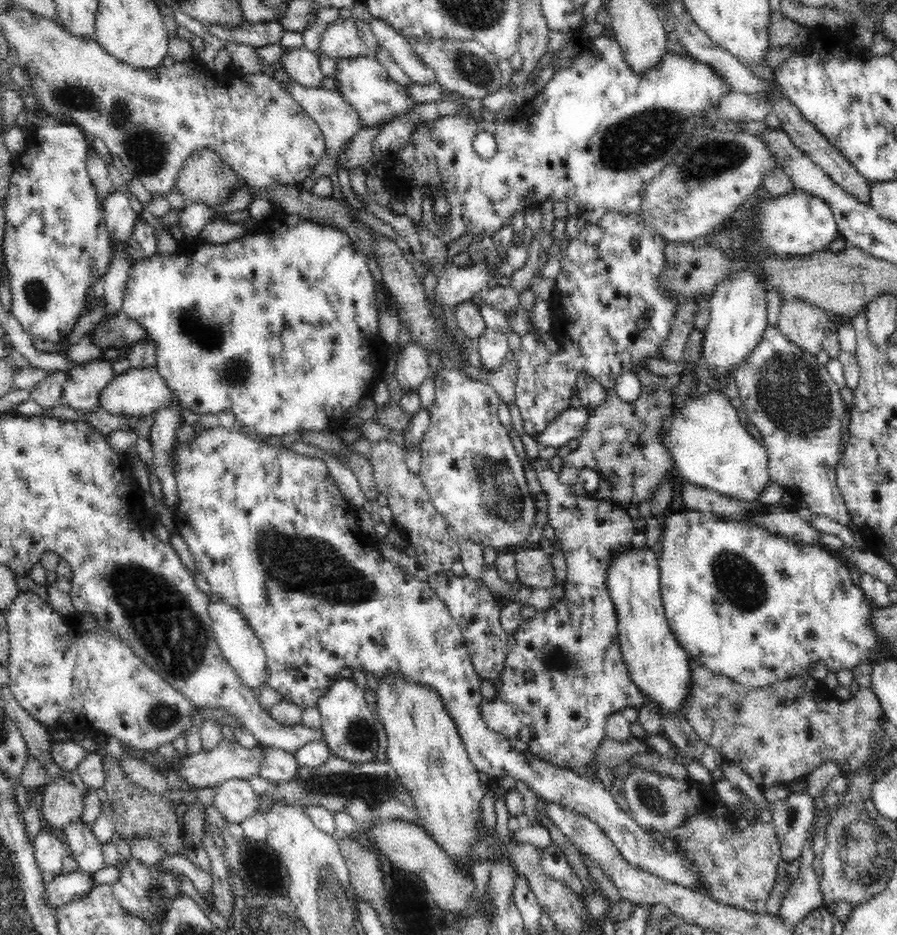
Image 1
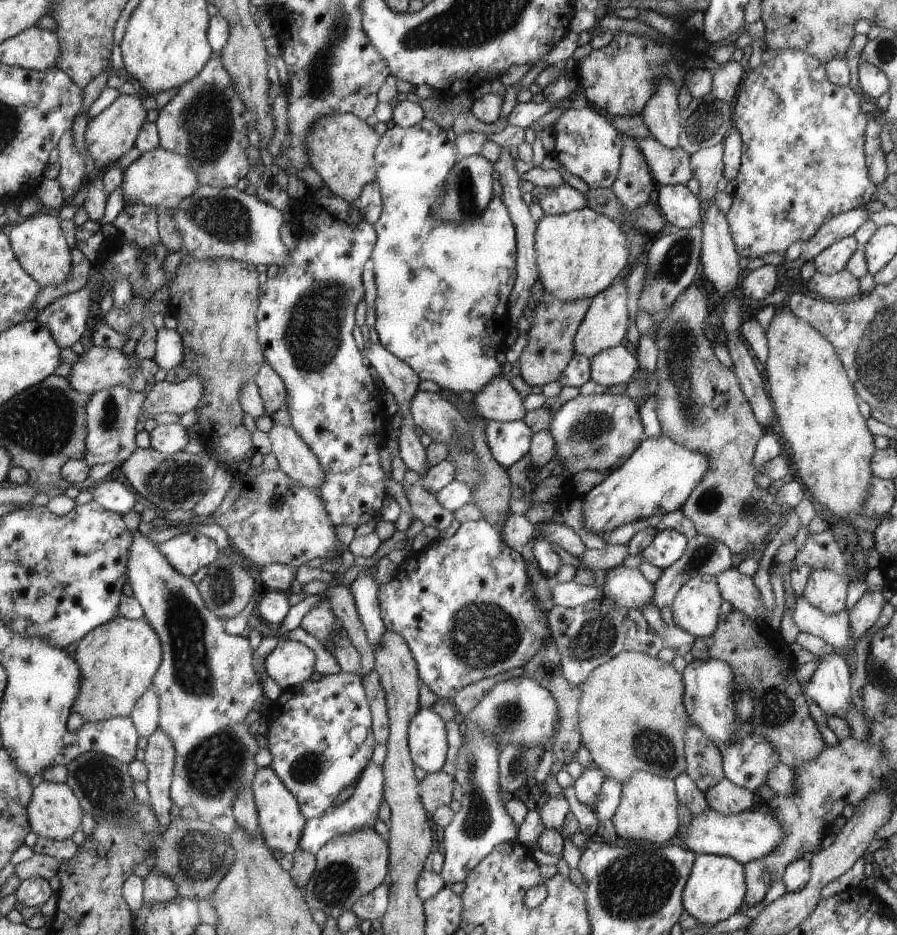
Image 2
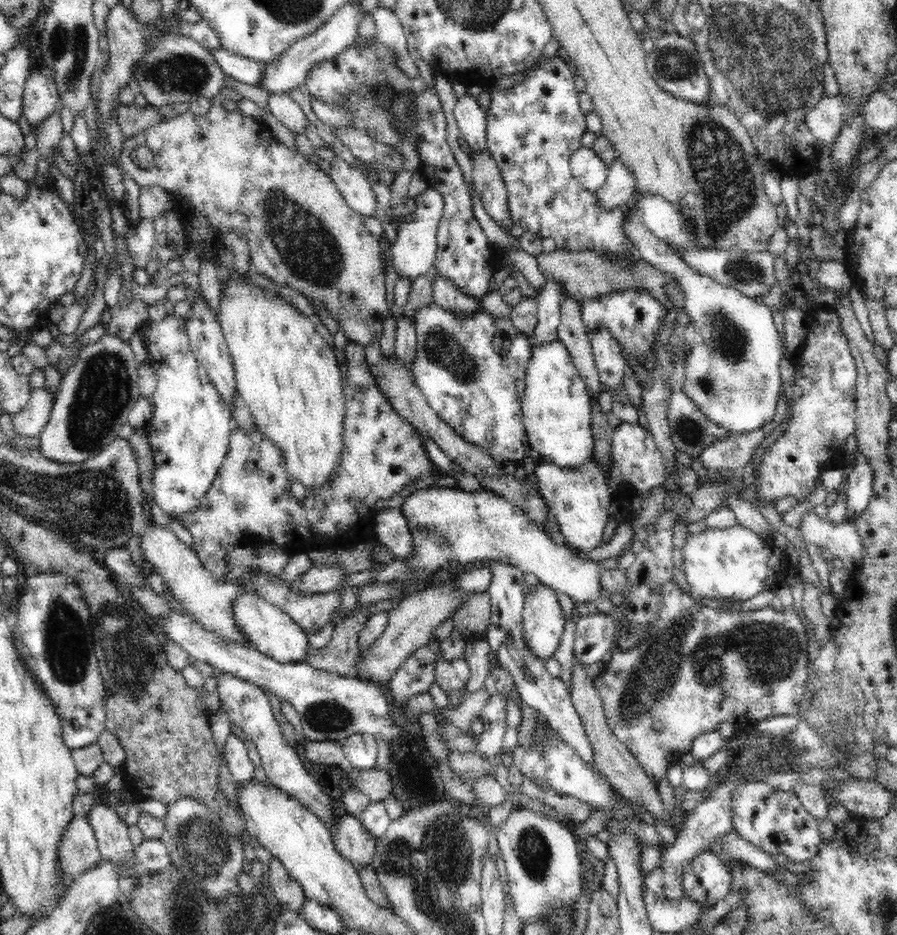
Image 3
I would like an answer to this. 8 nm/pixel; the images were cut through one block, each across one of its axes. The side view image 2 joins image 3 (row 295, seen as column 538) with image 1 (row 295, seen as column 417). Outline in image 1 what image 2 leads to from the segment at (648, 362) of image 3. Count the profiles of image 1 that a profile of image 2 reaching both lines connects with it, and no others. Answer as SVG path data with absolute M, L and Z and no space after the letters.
M606 211L598 222L587 222L577 236L564 243L561 270L554 279L554 292L550 300L554 322L559 324L554 335L560 350L550 356L548 364L536 366L536 350L524 348L524 338L521 338L515 404L524 421L524 432L530 437L535 439L560 412L570 408L570 394L575 390L574 383L579 374L590 374L604 388L614 389L616 379L624 371L636 373L634 369L641 365L646 368L646 357L663 359L658 350L661 350L661 342L667 337L678 310L678 302L669 294L662 293L658 285L662 270L666 270L665 246L665 240L647 228L639 217L618 211Z

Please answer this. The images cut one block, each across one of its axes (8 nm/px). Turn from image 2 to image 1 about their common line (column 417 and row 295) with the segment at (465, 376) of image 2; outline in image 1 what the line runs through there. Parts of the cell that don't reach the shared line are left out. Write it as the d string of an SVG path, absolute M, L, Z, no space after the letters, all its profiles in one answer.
M273 213L264 219L262 227L257 227L257 229L253 230L253 232L247 232L244 236L242 236L242 238L230 240L230 242L226 242L224 244L205 243L201 245L199 241L194 241L194 244L192 244L190 239L187 239L185 243L182 243L179 246L174 254L159 255L156 253L151 257L138 259L134 262L132 268L130 269L130 278L128 278L126 290L124 290L124 298L122 298L122 308L130 318L138 321L140 325L146 329L146 333L150 335L150 340L156 347L156 368L158 369L158 373L164 377L168 387L170 387L170 389L173 390L174 395L177 396L180 407L184 407L185 409L198 414L214 414L223 411L230 413L233 412L236 416L237 425L239 427L243 427L244 429L246 428L256 432L257 436L280 436L285 438L287 434L291 433L295 433L296 436L300 436L301 433L327 432L338 426L338 424L342 421L342 418L344 419L345 411L349 410L350 407L358 405L360 400L372 393L376 384L376 378L378 378L378 376L381 378L384 374L380 371L382 370L382 366L384 366L384 364L382 364L382 359L388 358L387 349L389 347L382 340L382 337L380 337L378 332L379 311L378 304L375 301L375 286L377 285L377 282L374 281L374 278L370 273L370 269L368 269L365 254L362 254L361 251L354 246L354 242L350 239L349 234L342 229L338 229L338 226L334 226L330 222L317 223L316 221L311 221L310 219L300 218L294 214L286 214L282 216L282 220L280 220L280 228L278 228L278 230L274 230L274 228L272 228L270 225L271 222L275 222Z

